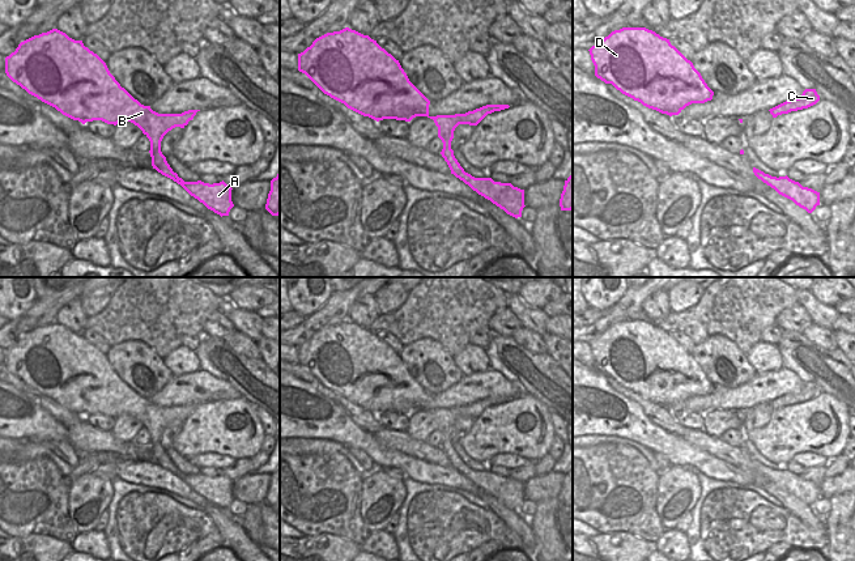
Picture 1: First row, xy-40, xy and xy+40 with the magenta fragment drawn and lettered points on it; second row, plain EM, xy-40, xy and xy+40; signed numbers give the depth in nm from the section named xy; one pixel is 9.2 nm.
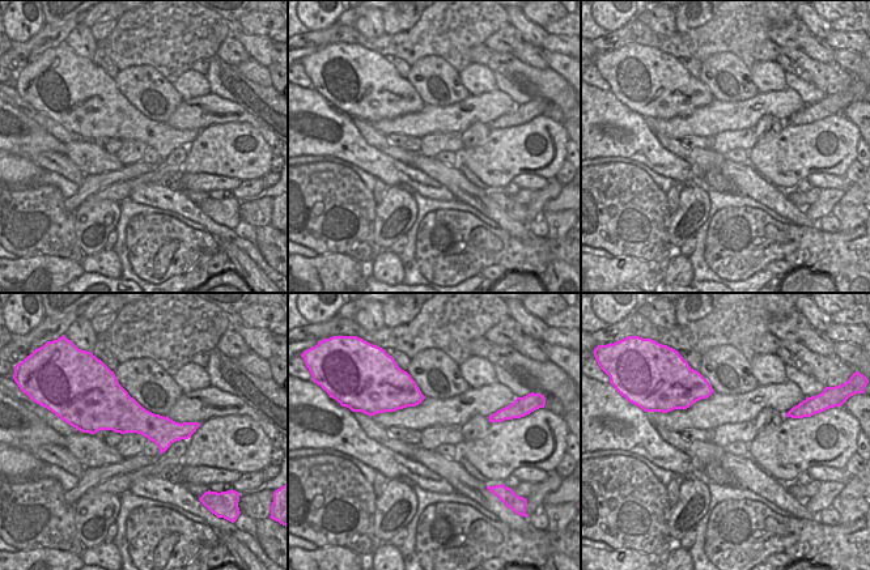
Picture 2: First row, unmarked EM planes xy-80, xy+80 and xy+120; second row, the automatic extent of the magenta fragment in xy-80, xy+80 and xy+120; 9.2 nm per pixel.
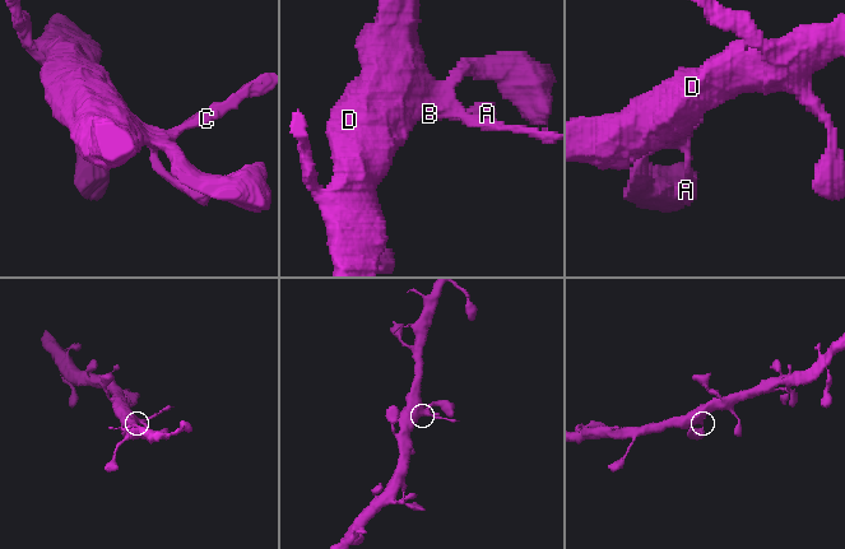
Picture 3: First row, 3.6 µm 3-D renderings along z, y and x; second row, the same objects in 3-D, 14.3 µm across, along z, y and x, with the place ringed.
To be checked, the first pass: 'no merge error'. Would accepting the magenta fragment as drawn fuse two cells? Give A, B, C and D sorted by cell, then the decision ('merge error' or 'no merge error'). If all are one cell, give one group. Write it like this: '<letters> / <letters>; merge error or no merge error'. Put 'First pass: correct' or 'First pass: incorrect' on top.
First pass: correct
A B C D; no merge error

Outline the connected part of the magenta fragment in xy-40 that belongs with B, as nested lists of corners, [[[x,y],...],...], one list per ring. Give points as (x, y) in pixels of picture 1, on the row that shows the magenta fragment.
[[[58,29],[21,42],[5,58],[5,73],[29,94],[82,124],[93,120],[114,126],[133,123],[150,141],[153,169],[180,184],[208,209],[221,217],[229,216],[234,207],[229,184],[224,180],[213,184],[184,182],[161,152],[163,136],[175,127],[184,128],[200,110],[158,114],[141,105],[82,41],[75,41]]]

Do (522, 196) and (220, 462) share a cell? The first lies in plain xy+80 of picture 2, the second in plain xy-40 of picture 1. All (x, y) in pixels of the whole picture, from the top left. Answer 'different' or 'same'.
different

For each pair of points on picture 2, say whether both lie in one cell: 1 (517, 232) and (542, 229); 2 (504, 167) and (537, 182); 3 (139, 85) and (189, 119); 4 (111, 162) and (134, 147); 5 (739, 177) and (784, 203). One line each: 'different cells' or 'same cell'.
1: different cells
2: different cells
3: different cells
4: different cells
5: same cell

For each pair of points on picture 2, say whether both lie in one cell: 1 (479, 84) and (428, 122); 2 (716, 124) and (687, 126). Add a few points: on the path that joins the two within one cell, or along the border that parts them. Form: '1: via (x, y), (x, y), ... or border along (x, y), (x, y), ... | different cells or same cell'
1: border along (495, 88), (487, 93), (470, 94) | different cells
2: via (709, 124), (694, 124) | same cell

